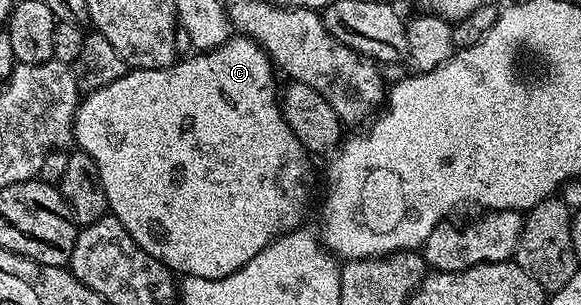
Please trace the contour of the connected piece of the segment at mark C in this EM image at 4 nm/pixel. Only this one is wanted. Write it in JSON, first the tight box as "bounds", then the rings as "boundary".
{"bounds":[73,35,311,279],"boundary":[[[232,35],[223,45],[184,56],[164,69],[131,69],[115,82],[88,92],[80,100],[75,110],[73,141],[97,163],[110,212],[140,247],[149,251],[153,259],[167,266],[172,273],[201,279],[228,277],[233,275],[233,271],[245,267],[245,263],[249,263],[249,259],[253,259],[253,255],[261,252],[270,241],[304,224],[303,216],[311,201],[311,165],[307,162],[309,154],[280,112],[281,101],[277,89],[275,93],[275,73],[276,66],[259,42],[251,37]]]}

